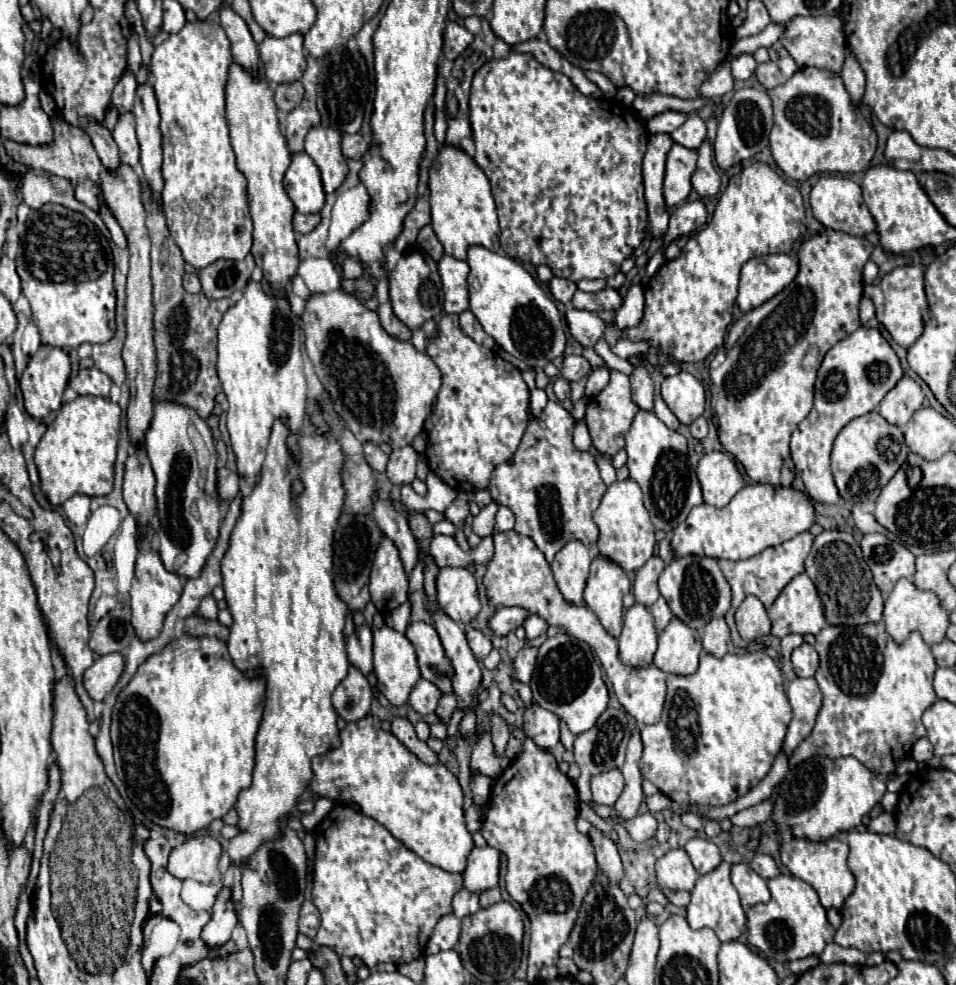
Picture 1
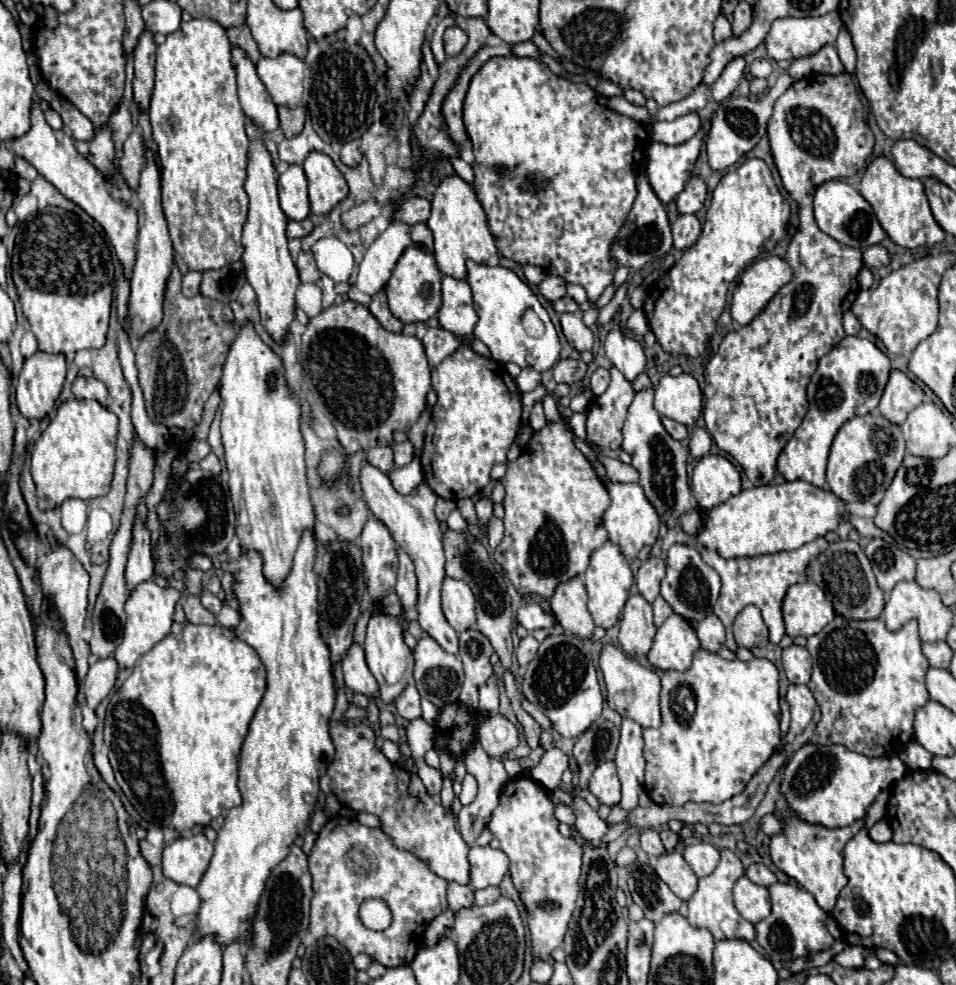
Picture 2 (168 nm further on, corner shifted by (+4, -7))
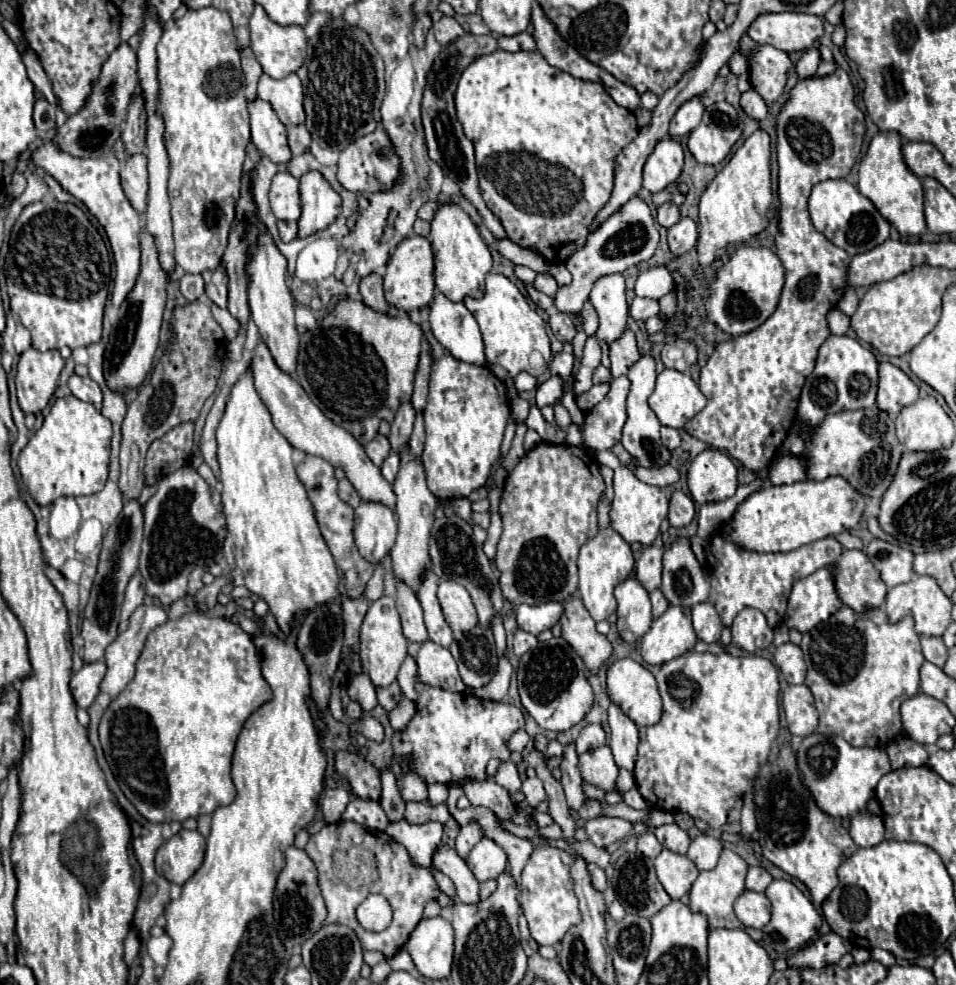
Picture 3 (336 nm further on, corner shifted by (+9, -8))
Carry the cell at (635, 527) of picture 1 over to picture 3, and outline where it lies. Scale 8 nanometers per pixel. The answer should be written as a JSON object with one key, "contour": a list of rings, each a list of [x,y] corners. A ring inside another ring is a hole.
{"contour":[[[604,450],[597,453],[597,462],[610,467],[614,472],[613,482],[615,482],[615,500],[611,504],[611,526],[623,536],[625,542],[641,542],[643,546],[653,544],[655,536],[659,534],[659,526],[663,518],[667,518],[667,496],[661,488],[649,486],[645,482],[639,482],[635,478],[633,470],[617,460],[617,456],[610,450]]]}

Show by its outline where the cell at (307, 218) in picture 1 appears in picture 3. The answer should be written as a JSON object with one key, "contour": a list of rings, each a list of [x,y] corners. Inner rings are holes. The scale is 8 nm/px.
{"contour":[[[277,222],[277,228],[283,242],[291,242],[297,238],[297,222]]]}

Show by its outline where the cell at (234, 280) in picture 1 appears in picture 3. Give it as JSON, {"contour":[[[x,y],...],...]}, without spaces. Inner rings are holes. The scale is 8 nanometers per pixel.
{"contour":[[[219,264],[215,270],[203,272],[203,280],[205,280],[205,294],[219,308],[227,308],[227,274],[225,274],[225,268]]]}

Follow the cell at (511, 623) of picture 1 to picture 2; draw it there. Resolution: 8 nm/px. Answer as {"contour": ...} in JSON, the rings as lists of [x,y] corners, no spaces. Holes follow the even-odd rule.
{"contour":[[[524,603],[518,609],[518,623],[526,631],[534,631],[534,629],[542,629],[542,627],[554,625],[554,615],[552,613],[544,613],[542,607],[536,605],[536,603]]]}

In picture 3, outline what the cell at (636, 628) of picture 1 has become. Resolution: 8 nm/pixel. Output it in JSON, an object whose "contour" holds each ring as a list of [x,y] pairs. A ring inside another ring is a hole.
{"contour":[[[629,576],[625,578],[617,588],[615,588],[615,600],[617,600],[617,630],[621,634],[621,638],[625,642],[637,642],[653,624],[653,616],[651,616],[651,600],[649,600],[649,592],[643,590],[643,584]]]}

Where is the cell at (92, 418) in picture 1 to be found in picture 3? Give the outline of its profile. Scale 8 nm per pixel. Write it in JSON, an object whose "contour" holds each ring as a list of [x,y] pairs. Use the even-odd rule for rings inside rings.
{"contour":[[[69,396],[57,398],[43,426],[21,450],[17,466],[29,494],[39,506],[49,506],[61,496],[89,496],[103,490],[109,472],[111,422],[95,406]]]}

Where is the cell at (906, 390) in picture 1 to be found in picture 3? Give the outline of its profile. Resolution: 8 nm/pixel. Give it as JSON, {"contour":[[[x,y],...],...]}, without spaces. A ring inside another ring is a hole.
{"contour":[[[889,362],[879,364],[879,392],[877,406],[895,418],[903,406],[909,406],[917,400],[919,388],[917,384],[897,366]]]}

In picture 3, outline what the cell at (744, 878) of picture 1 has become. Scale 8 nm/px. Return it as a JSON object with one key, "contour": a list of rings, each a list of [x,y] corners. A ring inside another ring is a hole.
{"contour":[[[745,890],[735,900],[735,914],[743,926],[763,928],[771,920],[771,904],[765,894]]]}

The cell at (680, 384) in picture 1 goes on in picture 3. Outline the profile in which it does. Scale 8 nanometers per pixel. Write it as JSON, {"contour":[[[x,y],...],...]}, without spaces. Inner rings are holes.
{"contour":[[[665,368],[657,376],[657,386],[649,396],[649,406],[659,422],[681,430],[705,406],[705,396],[689,374]]]}

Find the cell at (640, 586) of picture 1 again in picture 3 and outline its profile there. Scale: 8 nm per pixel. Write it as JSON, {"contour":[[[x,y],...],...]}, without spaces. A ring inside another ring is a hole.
{"contour":[[[645,546],[635,564],[635,576],[649,592],[661,586],[661,556],[663,548]]]}

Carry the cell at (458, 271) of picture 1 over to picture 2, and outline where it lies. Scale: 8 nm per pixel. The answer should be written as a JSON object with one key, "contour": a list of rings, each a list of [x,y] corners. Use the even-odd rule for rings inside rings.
{"contour":[[[444,275],[442,279],[442,307],[438,311],[438,321],[444,329],[452,331],[456,337],[472,337],[478,315],[474,315],[472,291],[466,279],[454,279]]]}

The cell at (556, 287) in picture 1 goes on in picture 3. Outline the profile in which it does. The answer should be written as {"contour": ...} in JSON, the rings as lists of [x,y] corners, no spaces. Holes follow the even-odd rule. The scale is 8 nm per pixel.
{"contour":[[[537,274],[533,286],[535,286],[539,292],[545,292],[547,296],[555,296],[555,292],[557,292],[557,288],[559,288],[557,282],[555,282],[555,278],[553,278],[551,274]]]}

